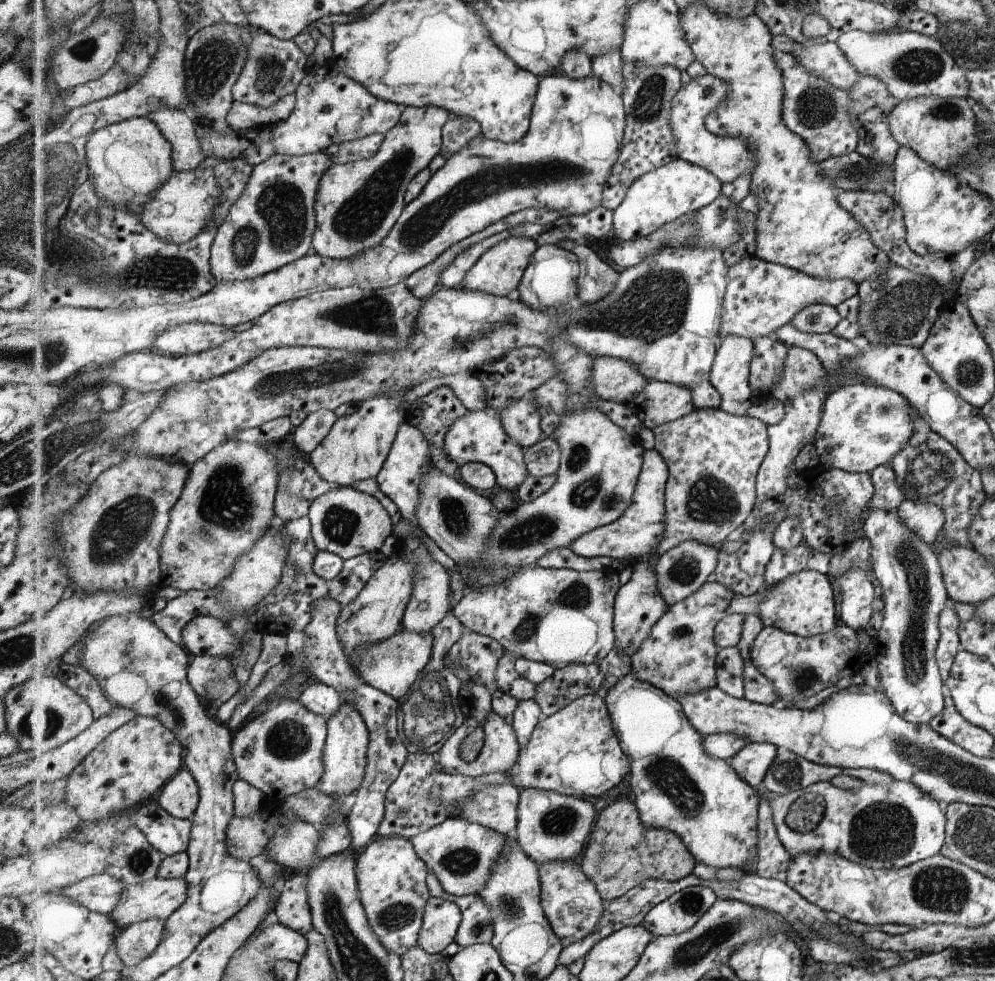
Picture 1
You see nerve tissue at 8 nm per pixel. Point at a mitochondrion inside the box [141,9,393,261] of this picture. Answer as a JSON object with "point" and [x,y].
{"point":[214,61]}

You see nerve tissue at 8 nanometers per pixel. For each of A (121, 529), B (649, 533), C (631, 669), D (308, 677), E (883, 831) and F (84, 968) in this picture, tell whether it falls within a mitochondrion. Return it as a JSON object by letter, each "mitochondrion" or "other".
{"A":"mitochondrion","B":"other","C":"other","D":"other","E":"mitochondrion","F":"other"}

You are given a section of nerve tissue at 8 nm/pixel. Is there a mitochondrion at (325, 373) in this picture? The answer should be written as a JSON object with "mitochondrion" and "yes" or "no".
{"mitochondrion":"yes"}

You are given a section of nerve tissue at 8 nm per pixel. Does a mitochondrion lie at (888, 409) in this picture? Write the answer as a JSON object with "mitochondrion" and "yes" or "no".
{"mitochondrion":"yes"}

